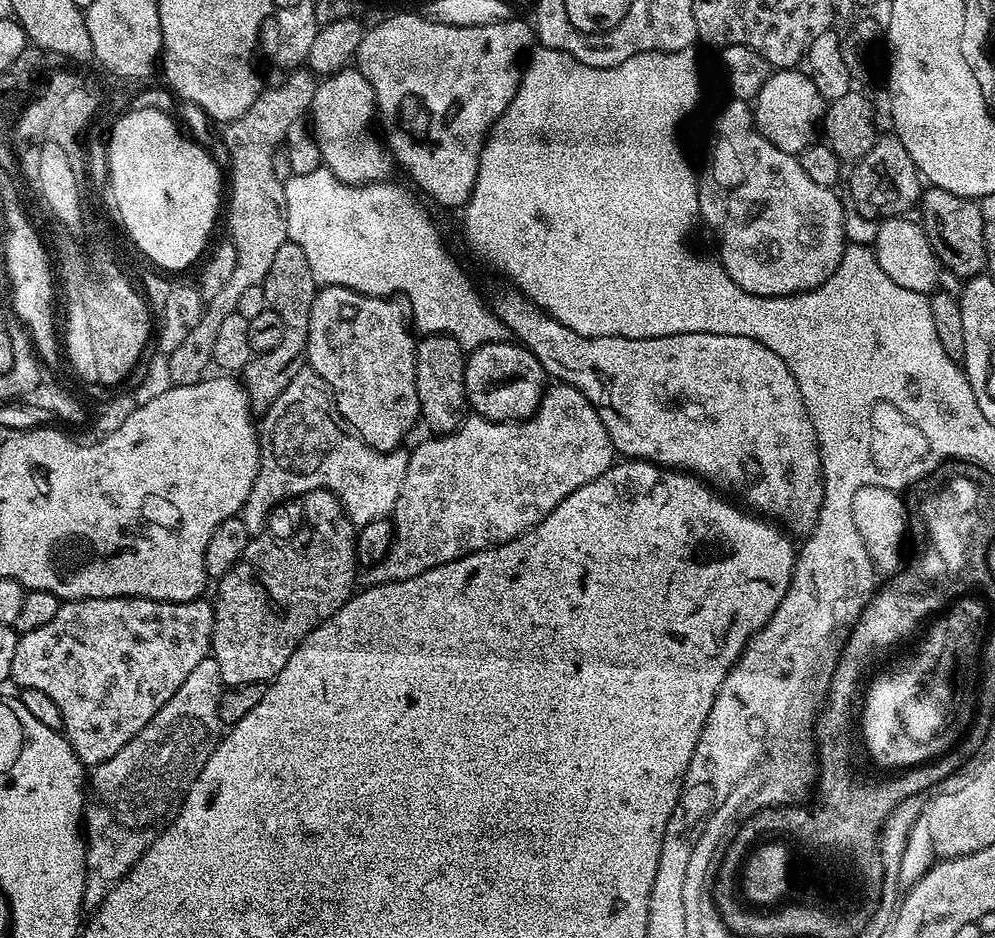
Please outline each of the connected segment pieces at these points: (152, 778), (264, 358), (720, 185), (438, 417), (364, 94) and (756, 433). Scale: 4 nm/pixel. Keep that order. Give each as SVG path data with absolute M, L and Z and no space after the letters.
M209 654L205 660L198 662L198 666L194 666L194 670L190 670L190 674L186 674L186 682L182 682L182 686L178 686L178 690L174 690L174 698L170 698L170 702L166 702L166 706L162 706L162 710L158 710L158 714L154 714L154 718L150 718L150 722L146 722L146 726L142 726L142 730L138 730L138 734L134 738L130 738L130 742L126 742L126 746L122 746L122 750L118 750L118 754L114 754L114 758L95 765L91 769L90 795L86 800L83 823L83 827L86 829L86 847L84 849L85 909L95 910L100 907L100 903L106 898L106 894L136 865L138 858L160 837L160 833L168 827L170 817L177 811L178 806L184 803L184 798L187 796L190 786L196 781L202 766L206 766L210 754L222 739L222 725L218 714L218 702L220 701L221 691L220 668L214 656Z
M286 243L280 247L274 263L270 266L270 274L266 274L263 282L268 307L282 318L284 337L274 350L253 355L252 361L245 366L242 373L244 391L248 393L248 402L256 410L267 410L269 406L290 386L290 382L302 371L302 361L308 351L308 327L310 326L310 306L314 302L318 285L312 277L310 262L306 262L306 254L302 254L302 246Z
M747 100L727 101L728 105L716 116L712 124L712 133L708 136L708 153L704 156L704 169L699 169L698 198L700 199L700 216L716 231L716 240L720 243L719 263L724 265L728 276L740 287L755 296L794 296L798 292L809 292L812 288L818 288L832 277L834 270L844 260L846 239L844 240L844 208L835 195L833 189L826 186L818 186L802 170L799 159L793 153L778 150L768 139L760 133L760 129L754 123L754 112Z
M431 334L421 337L416 345L415 385L418 386L418 400L420 402L421 423L426 424L435 435L451 435L463 423L468 403L465 394L465 362L466 352L452 336L433 336Z
M355 67L321 79L310 109L310 129L320 147L323 167L344 184L384 182L394 169L394 161L381 137L372 133L377 123L376 91Z
M515 290L498 293L494 311L497 318L506 325L509 333L523 347L532 352L534 358L538 358L538 362L549 377L555 378L562 384L573 384L592 403L598 418L602 418L602 426L606 426L606 434L610 434L613 449L619 455L620 452L624 455L621 457L646 460L649 464L658 464L662 468L686 472L725 493L733 492L733 494L728 494L733 497L741 496L745 500L743 503L753 513L764 518L775 518L785 529L804 527L807 529L815 521L816 515L820 513L820 504L824 501L824 481L820 470L820 447L816 431L810 422L810 414L802 402L798 382L794 382L794 374L790 374L790 366L786 366L786 362L782 362L782 358L778 358L778 354L774 354L774 350L770 350L762 342L754 342L754 338L706 334L705 332L687 332L645 340L621 336L583 336L562 326L562 322L558 322L553 316L548 316L541 308L536 307L523 292Z

